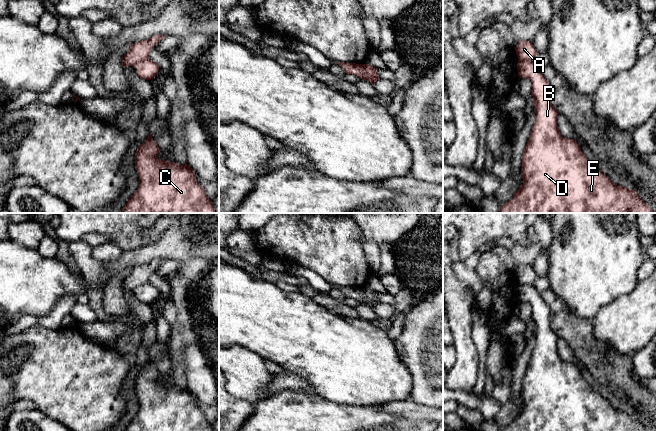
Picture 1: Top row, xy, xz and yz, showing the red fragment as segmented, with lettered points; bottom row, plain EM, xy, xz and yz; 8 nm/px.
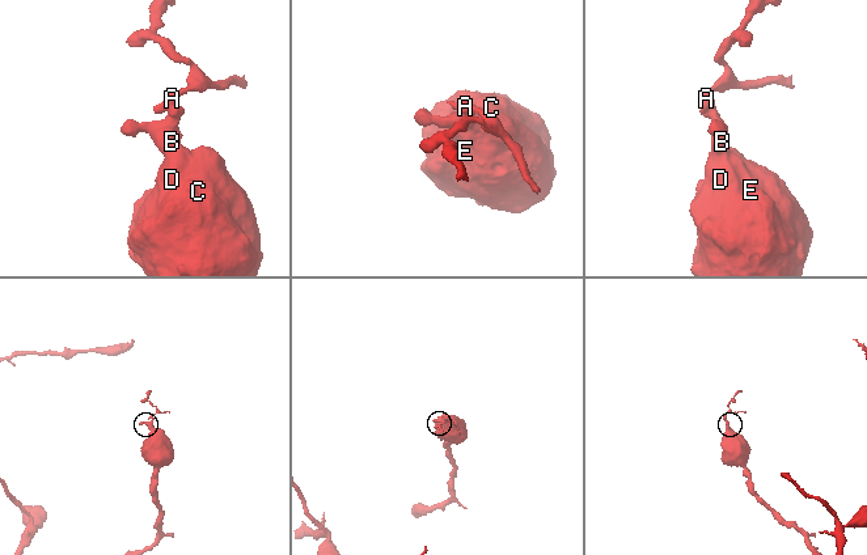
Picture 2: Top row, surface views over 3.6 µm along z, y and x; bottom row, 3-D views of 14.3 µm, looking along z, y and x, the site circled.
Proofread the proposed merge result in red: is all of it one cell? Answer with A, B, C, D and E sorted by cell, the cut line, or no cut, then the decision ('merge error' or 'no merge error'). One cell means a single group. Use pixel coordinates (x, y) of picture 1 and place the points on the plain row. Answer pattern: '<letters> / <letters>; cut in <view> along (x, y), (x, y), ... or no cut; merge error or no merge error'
A / B C D E; cut in yz along (518, 284), (533, 285); merge error

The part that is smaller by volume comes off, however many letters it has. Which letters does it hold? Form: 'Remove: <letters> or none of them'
Remove: A

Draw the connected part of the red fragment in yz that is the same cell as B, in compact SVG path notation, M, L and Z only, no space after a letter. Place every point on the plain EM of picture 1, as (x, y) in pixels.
M518 285L517 293L520 302L531 304L536 341L522 381L523 408L501 431L649 431L636 414L613 407L601 394L594 391L574 363L561 360L557 350L559 337L551 328L551 311L535 286Z

